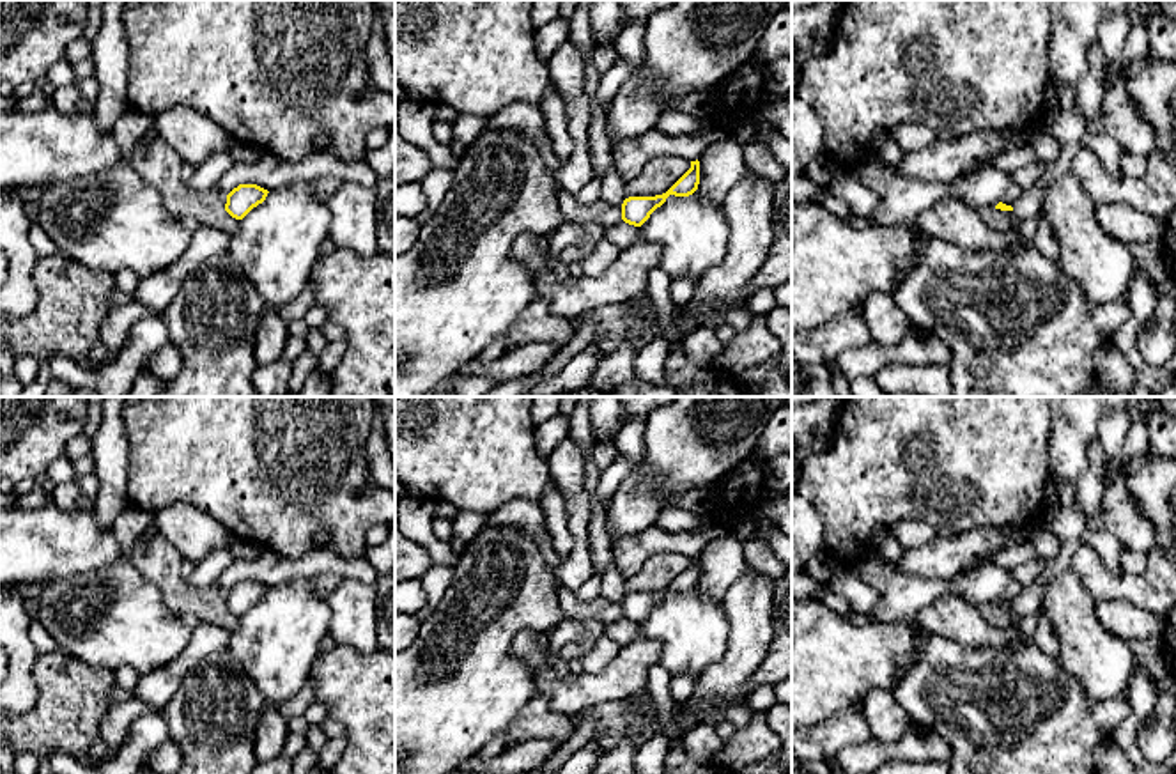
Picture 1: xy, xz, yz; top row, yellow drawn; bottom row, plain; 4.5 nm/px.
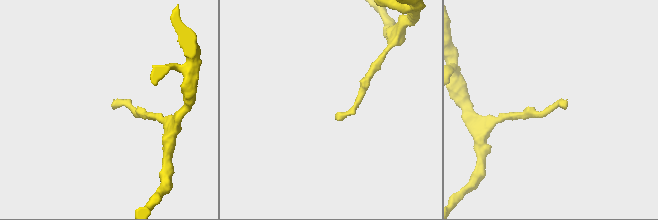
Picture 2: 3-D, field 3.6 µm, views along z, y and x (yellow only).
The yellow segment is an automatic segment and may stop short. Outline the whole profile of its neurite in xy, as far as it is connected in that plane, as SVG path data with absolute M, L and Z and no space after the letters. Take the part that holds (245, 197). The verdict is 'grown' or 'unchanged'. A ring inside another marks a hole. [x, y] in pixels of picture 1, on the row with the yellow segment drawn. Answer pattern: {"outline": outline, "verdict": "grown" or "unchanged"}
{"outline": "M239 184L227 195L225 211L232 218L243 220L253 207L266 200L267 193L267 190L257 184Z", "verdict": "unchanged"}

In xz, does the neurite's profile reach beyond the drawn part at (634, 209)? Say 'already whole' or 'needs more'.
already whole

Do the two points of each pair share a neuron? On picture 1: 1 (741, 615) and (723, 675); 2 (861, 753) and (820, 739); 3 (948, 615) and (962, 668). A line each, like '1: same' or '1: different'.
1: same
2: different
3: different

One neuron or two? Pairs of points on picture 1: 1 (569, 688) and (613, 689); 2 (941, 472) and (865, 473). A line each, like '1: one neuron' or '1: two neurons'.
1: one neuron
2: one neuron

